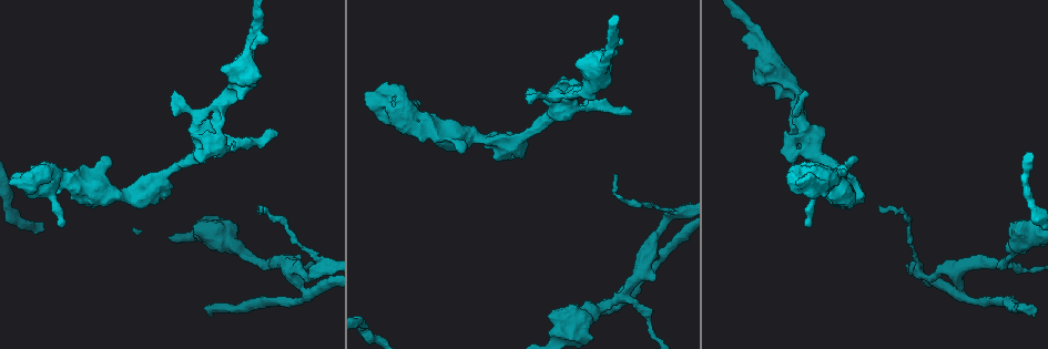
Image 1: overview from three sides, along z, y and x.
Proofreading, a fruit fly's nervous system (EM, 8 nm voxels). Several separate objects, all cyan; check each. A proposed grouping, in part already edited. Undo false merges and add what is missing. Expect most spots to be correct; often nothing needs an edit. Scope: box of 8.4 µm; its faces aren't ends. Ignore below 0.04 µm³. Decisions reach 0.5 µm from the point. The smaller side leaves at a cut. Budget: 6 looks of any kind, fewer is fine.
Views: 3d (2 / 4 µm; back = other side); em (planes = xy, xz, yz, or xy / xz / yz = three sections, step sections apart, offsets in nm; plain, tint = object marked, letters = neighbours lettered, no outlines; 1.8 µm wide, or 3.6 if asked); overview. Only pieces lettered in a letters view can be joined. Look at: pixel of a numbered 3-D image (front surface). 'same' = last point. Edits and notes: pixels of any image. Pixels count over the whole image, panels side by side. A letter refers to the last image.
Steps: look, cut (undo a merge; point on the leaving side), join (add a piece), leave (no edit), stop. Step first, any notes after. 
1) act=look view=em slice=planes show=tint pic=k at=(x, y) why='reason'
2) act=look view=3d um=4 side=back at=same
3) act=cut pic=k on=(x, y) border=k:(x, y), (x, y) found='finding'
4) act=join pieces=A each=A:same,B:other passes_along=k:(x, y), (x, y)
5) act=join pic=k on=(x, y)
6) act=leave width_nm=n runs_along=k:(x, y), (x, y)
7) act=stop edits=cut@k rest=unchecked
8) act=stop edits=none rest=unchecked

act=look view=em slice=planes show=tint pic=1 at=(801, 163) why='sharp bend'

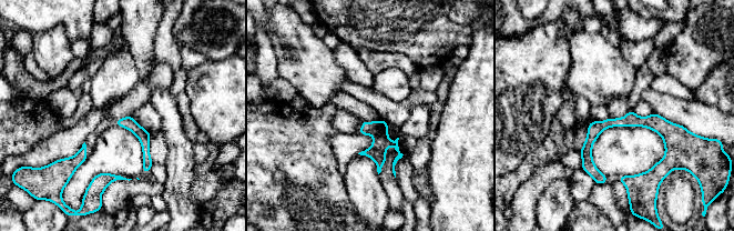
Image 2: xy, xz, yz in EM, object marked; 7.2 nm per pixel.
act=look view=em slice=planes show=letters at=same why='what lies round it'

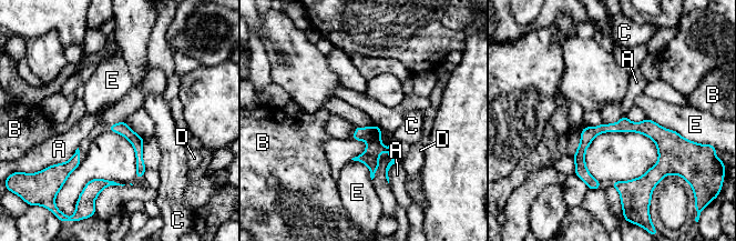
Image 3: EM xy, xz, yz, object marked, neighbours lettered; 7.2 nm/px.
act=leave width_nm=90 each=A:other,B:other,C:other,D:other,E:other border=3:(78, 147), (67, 161), (52, 166) found='one neuron here'

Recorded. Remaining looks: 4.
act=look view=3d um=2 pic=1 at=(789, 161) why='free end'

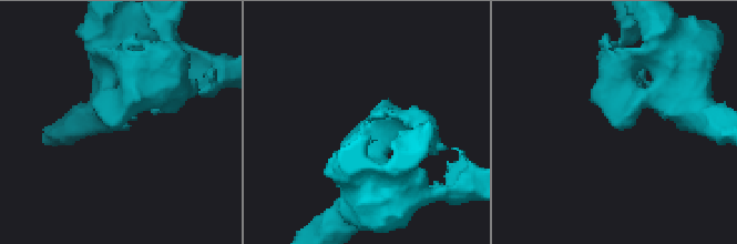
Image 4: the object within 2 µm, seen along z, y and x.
act=look view=em slice=planes show=letters pic=4 at=(621, 118) why='now the EM'

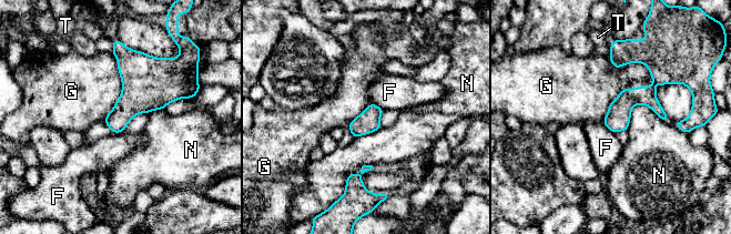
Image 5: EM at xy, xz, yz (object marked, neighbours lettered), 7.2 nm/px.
act=leave longest_contact=G:500nm each=F:other,G:other,N:other,T:other border=5:(112, 52), (121, 94), (103, 121) found='no lettered piece goes on from it'

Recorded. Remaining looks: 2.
act=look view=em slice=planes show=letters pic=1 at=(1035, 310) why='end of a long branch'

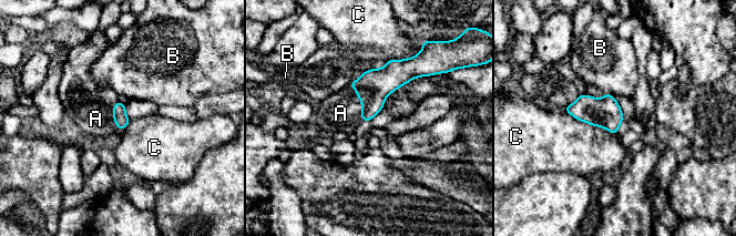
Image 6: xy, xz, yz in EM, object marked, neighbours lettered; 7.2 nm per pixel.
act=join pieces=A each=A:same,B:other,C:other passes_along=6:(372, 88), (361, 102), (340, 113) found='it goes on there'

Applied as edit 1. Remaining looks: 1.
act=stop edits=join@6 rest=unchecked

